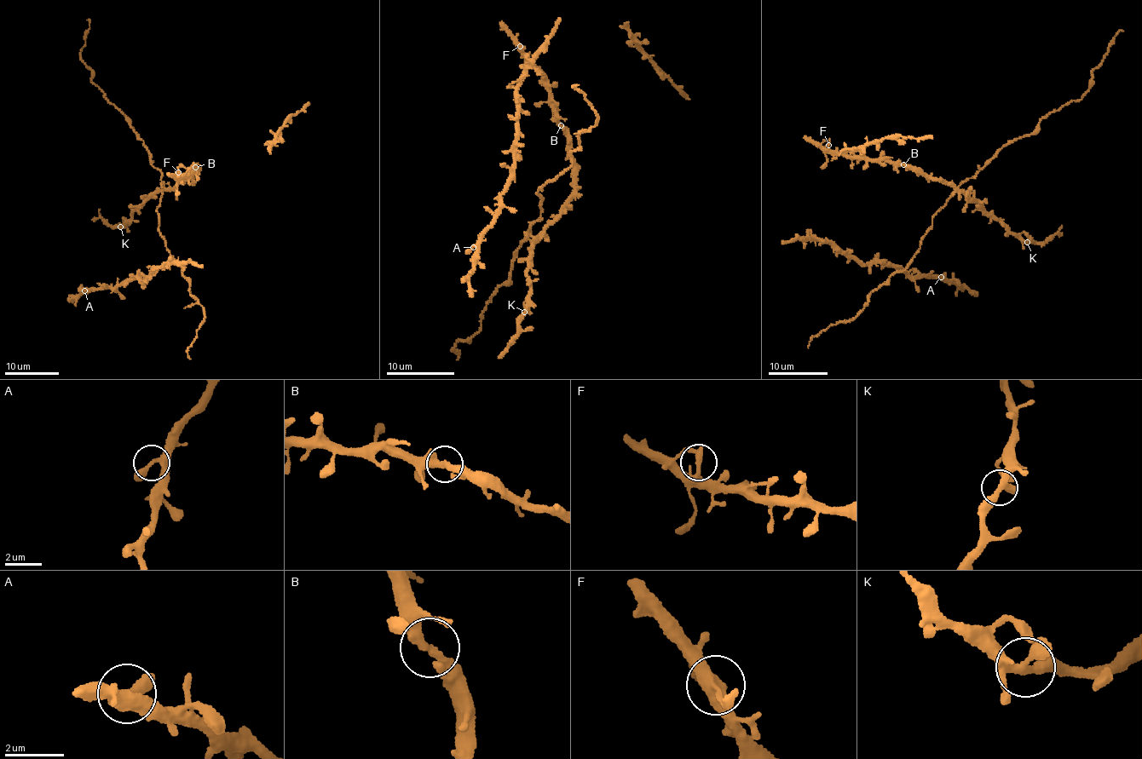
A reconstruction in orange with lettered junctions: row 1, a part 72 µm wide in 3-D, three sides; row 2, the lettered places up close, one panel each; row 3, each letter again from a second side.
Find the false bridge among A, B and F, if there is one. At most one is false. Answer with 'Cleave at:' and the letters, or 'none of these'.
Cleave at: none of these

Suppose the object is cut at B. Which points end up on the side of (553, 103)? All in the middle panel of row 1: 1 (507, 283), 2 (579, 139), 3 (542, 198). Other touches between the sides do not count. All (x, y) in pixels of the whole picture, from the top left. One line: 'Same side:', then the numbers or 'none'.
Same side: 1, 2, 3

